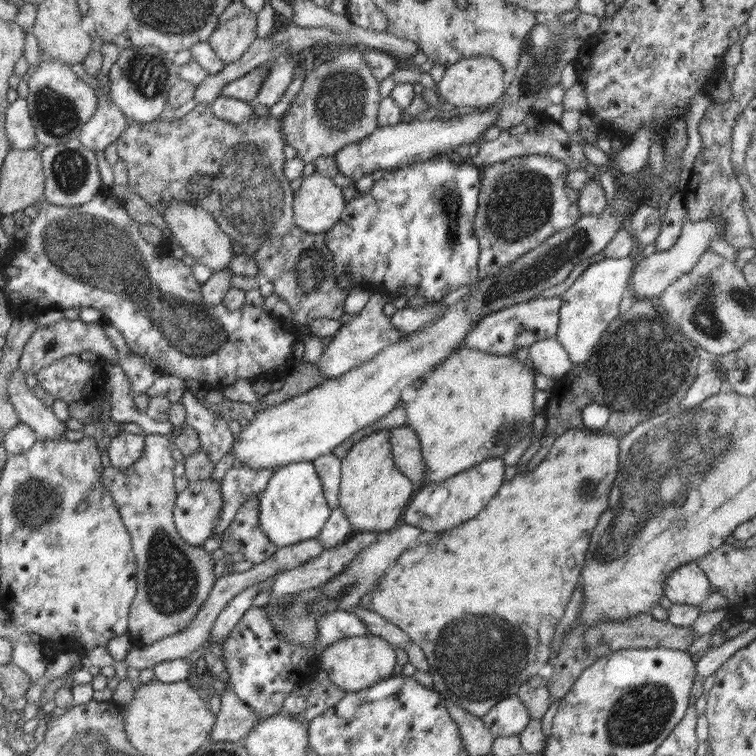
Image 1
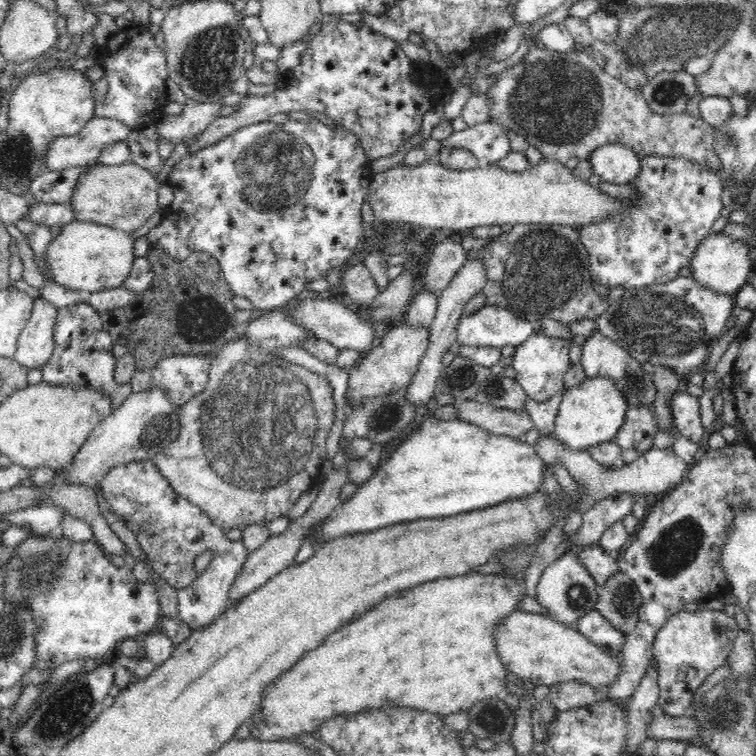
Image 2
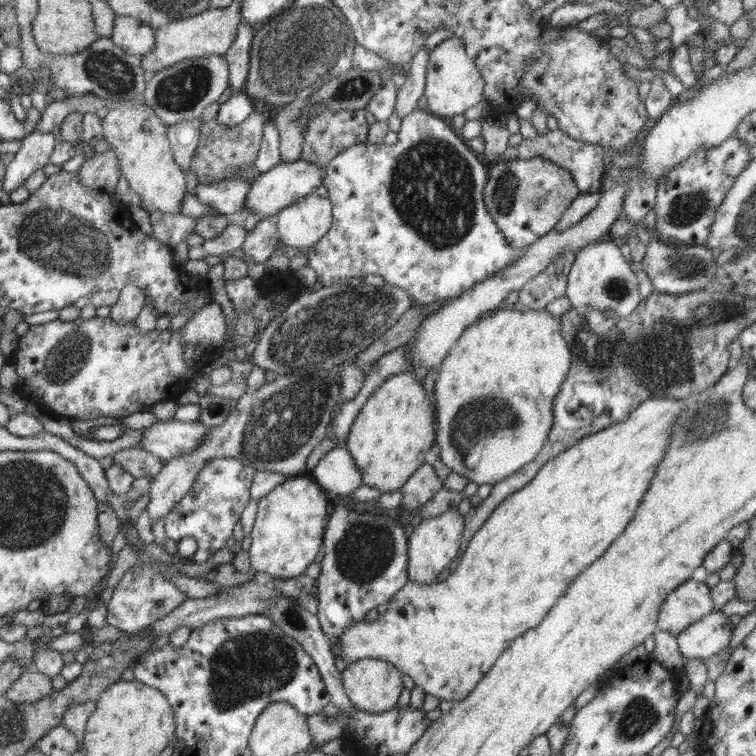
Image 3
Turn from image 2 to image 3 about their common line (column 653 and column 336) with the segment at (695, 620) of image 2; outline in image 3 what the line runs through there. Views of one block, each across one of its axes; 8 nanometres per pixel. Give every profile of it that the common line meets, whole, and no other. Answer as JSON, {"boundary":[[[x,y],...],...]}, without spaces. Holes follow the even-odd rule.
{"boundary":[[[652,398],[639,404],[630,418],[626,422],[619,422],[602,430],[596,431],[596,434],[590,434],[580,439],[574,446],[568,447],[563,453],[556,455],[554,458],[547,460],[538,470],[538,474],[532,478],[526,486],[517,490],[514,494],[507,496],[495,509],[484,525],[476,531],[476,535],[472,538],[469,546],[462,554],[462,560],[457,567],[450,572],[450,576],[442,582],[434,582],[432,584],[418,583],[416,581],[408,581],[403,588],[396,592],[395,597],[388,603],[387,612],[382,612],[377,616],[374,622],[364,621],[356,622],[354,626],[348,626],[348,630],[340,636],[340,642],[336,642],[332,654],[335,658],[350,659],[352,662],[365,660],[366,658],[376,658],[390,662],[402,675],[408,675],[416,686],[419,686],[426,694],[432,694],[440,700],[448,700],[452,702],[462,701],[476,688],[480,680],[484,678],[490,671],[490,668],[496,663],[497,658],[506,650],[506,646],[518,638],[520,634],[524,634],[528,628],[534,628],[542,622],[542,619],[552,609],[556,600],[566,593],[568,584],[586,568],[590,566],[598,556],[603,556],[616,538],[620,537],[624,526],[630,522],[630,518],[634,516],[638,502],[644,497],[644,493],[648,491],[650,481],[654,477],[656,469],[660,461],[664,459],[664,451],[668,449],[668,438],[672,434],[672,422],[678,418],[680,411],[684,409],[682,400],[668,400],[660,398]]]}

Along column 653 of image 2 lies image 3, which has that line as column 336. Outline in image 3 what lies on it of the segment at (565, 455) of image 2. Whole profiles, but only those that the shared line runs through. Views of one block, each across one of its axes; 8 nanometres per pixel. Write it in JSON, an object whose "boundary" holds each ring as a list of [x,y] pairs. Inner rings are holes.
{"boundary":[[[336,446],[321,458],[311,470],[322,489],[347,496],[362,486],[362,474],[346,447]]]}

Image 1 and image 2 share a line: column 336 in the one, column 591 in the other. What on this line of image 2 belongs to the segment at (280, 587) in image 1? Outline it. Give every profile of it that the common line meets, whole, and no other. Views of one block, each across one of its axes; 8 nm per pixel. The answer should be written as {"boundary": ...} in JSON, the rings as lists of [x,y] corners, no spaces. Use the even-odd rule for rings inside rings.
{"boundary":[[[588,546],[578,554],[580,563],[588,570],[598,586],[622,571],[621,563],[599,546]]]}

